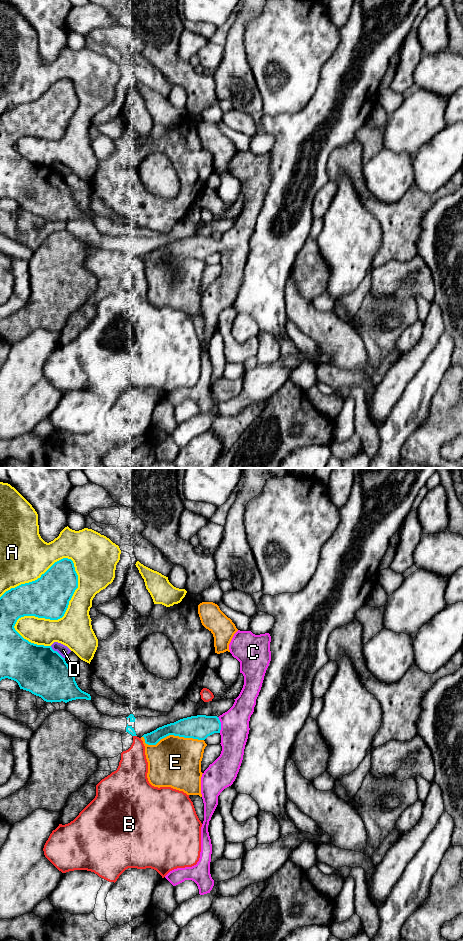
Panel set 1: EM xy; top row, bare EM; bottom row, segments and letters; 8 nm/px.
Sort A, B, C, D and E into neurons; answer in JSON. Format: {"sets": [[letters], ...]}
{"sets": [["A"], ["B"], ["C"], ["D"], ["E"]]}

